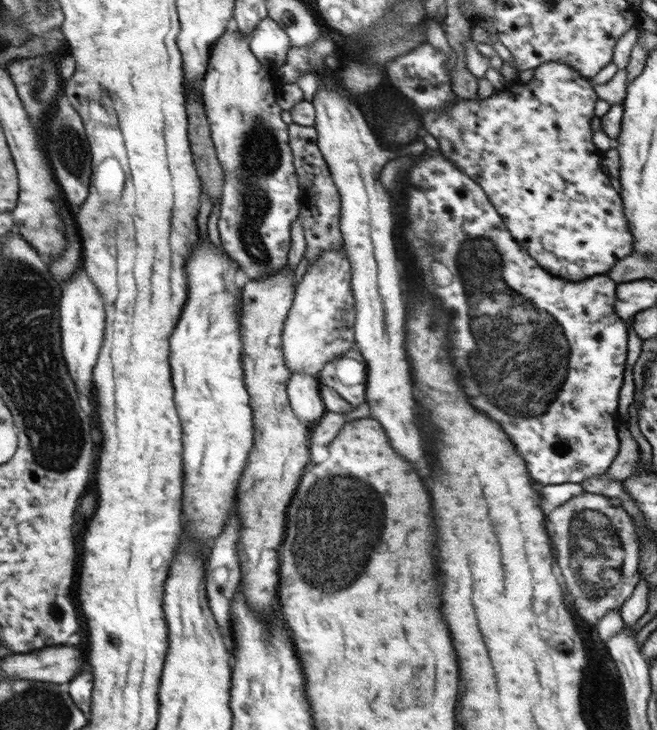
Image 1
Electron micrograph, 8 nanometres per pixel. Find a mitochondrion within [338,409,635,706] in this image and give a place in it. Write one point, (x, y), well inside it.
(597, 557)

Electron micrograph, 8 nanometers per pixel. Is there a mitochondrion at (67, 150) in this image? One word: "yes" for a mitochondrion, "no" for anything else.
yes

